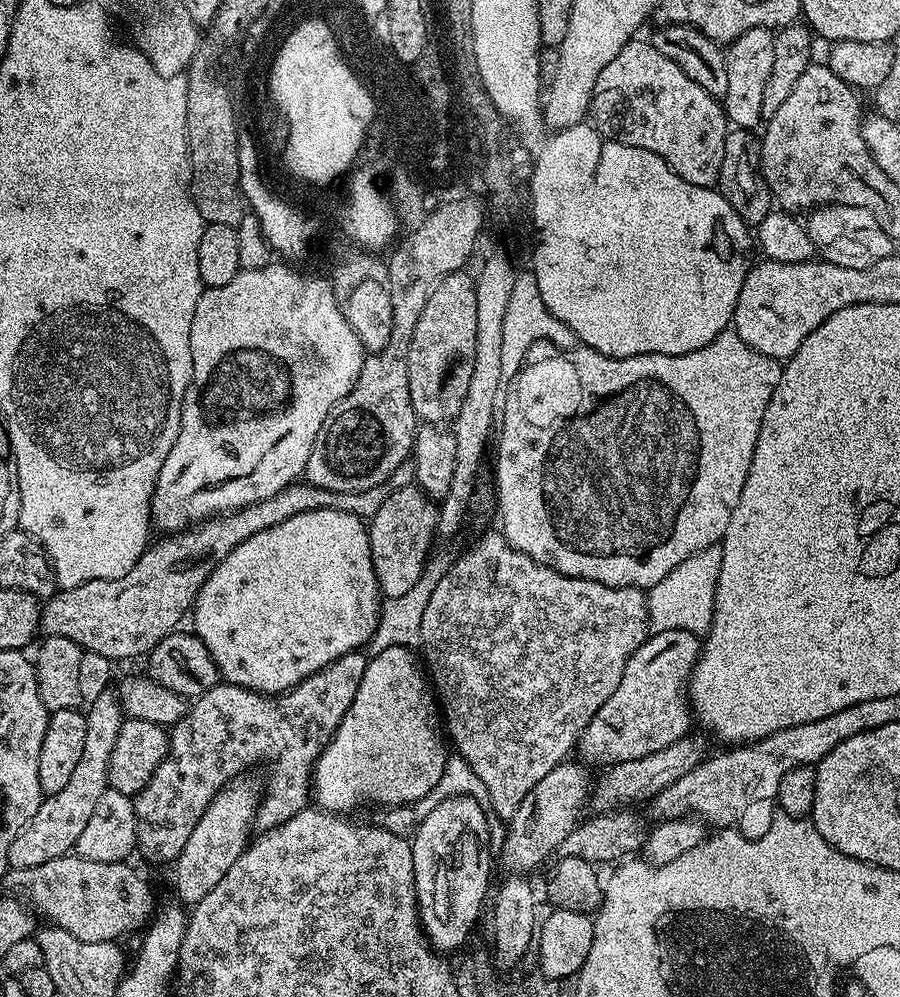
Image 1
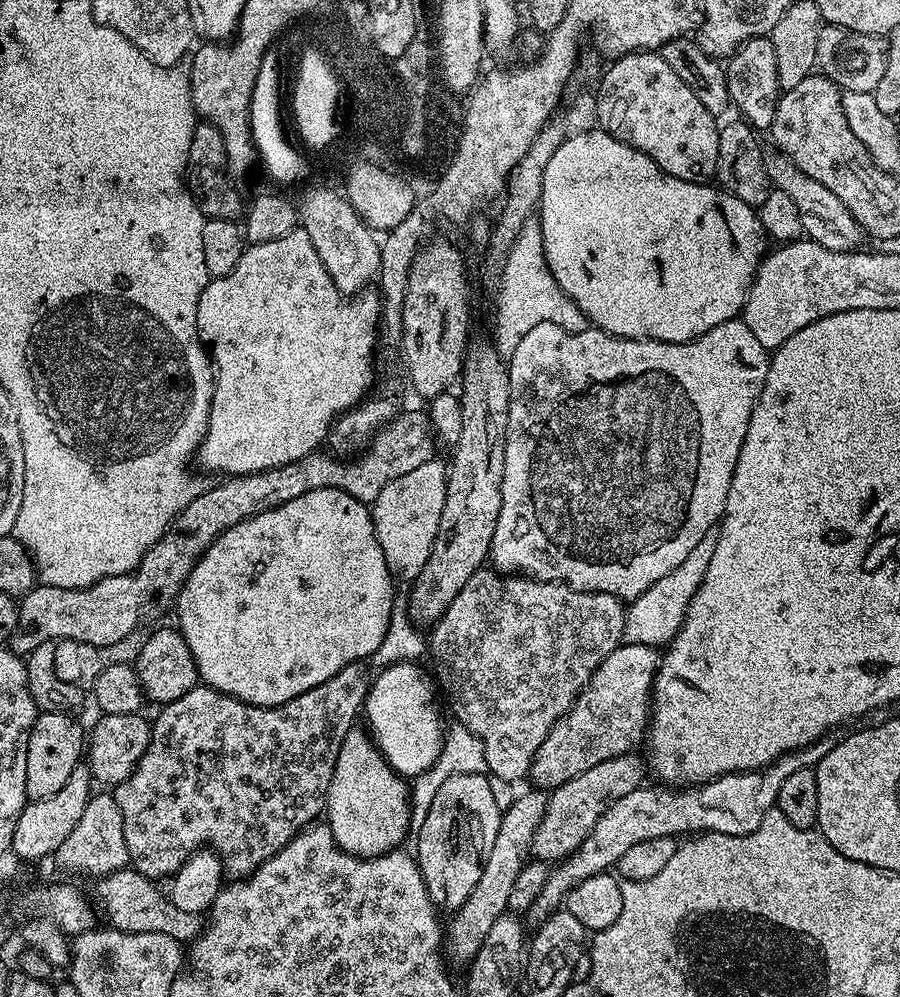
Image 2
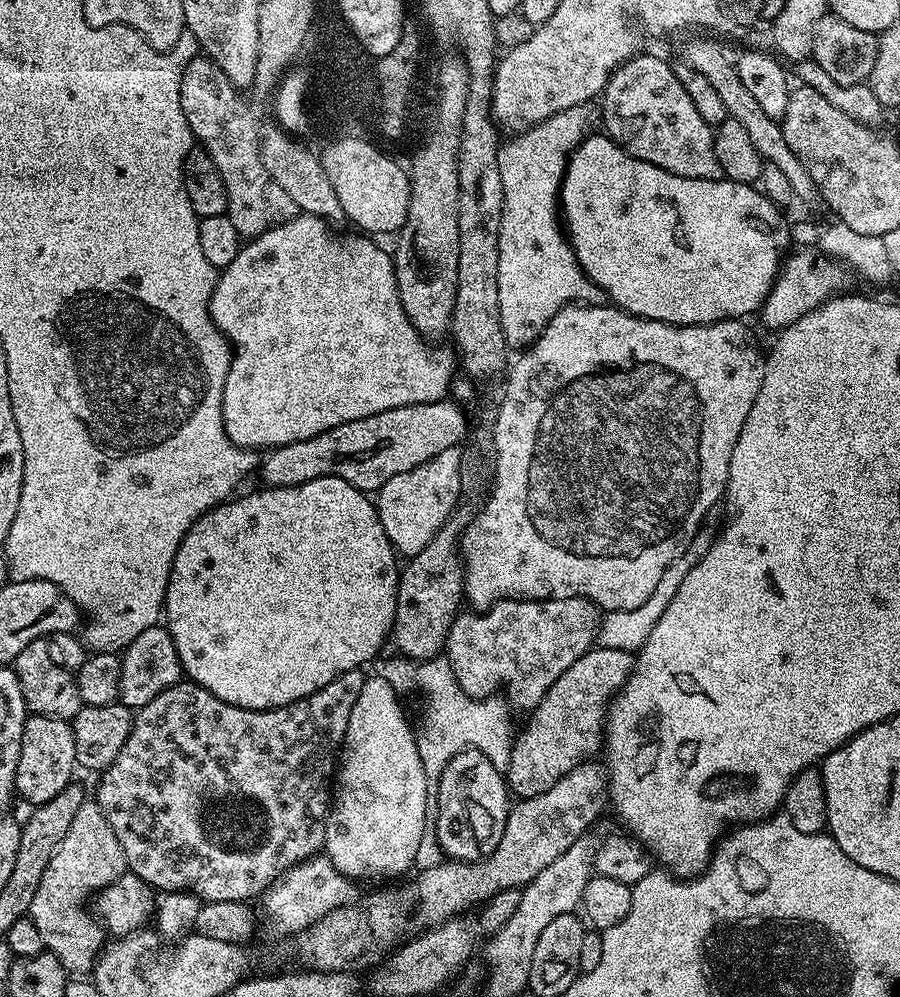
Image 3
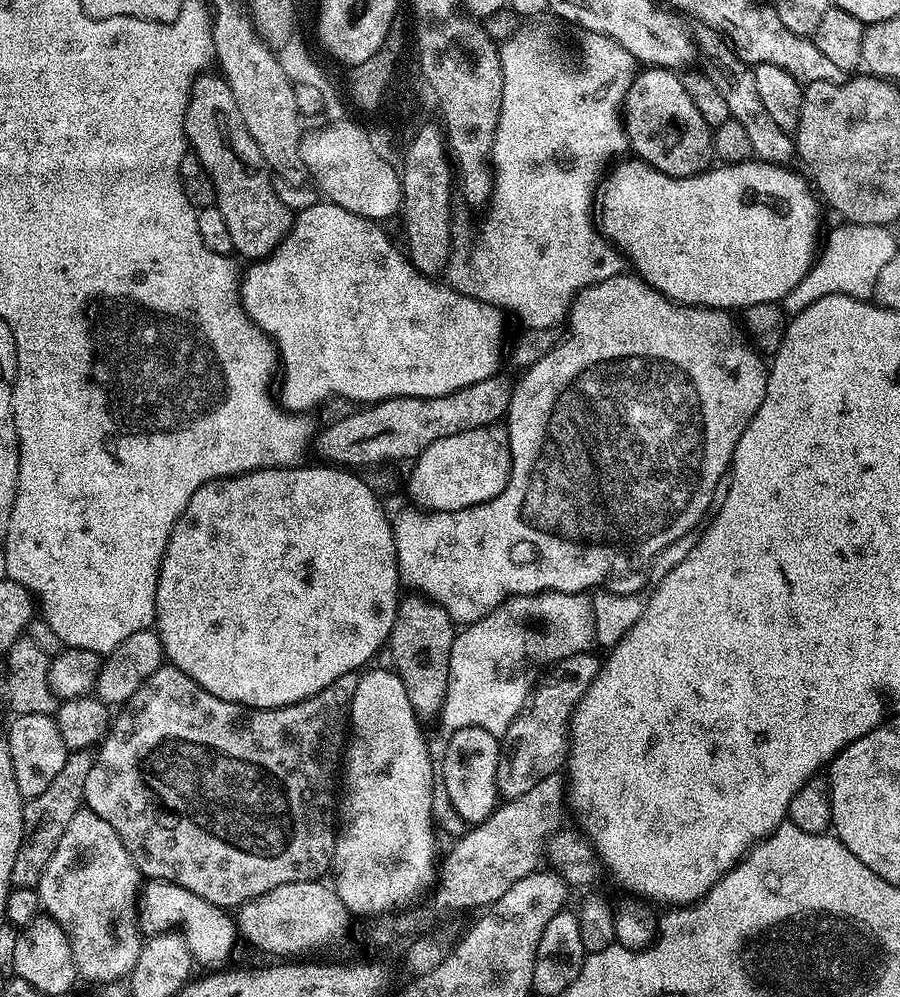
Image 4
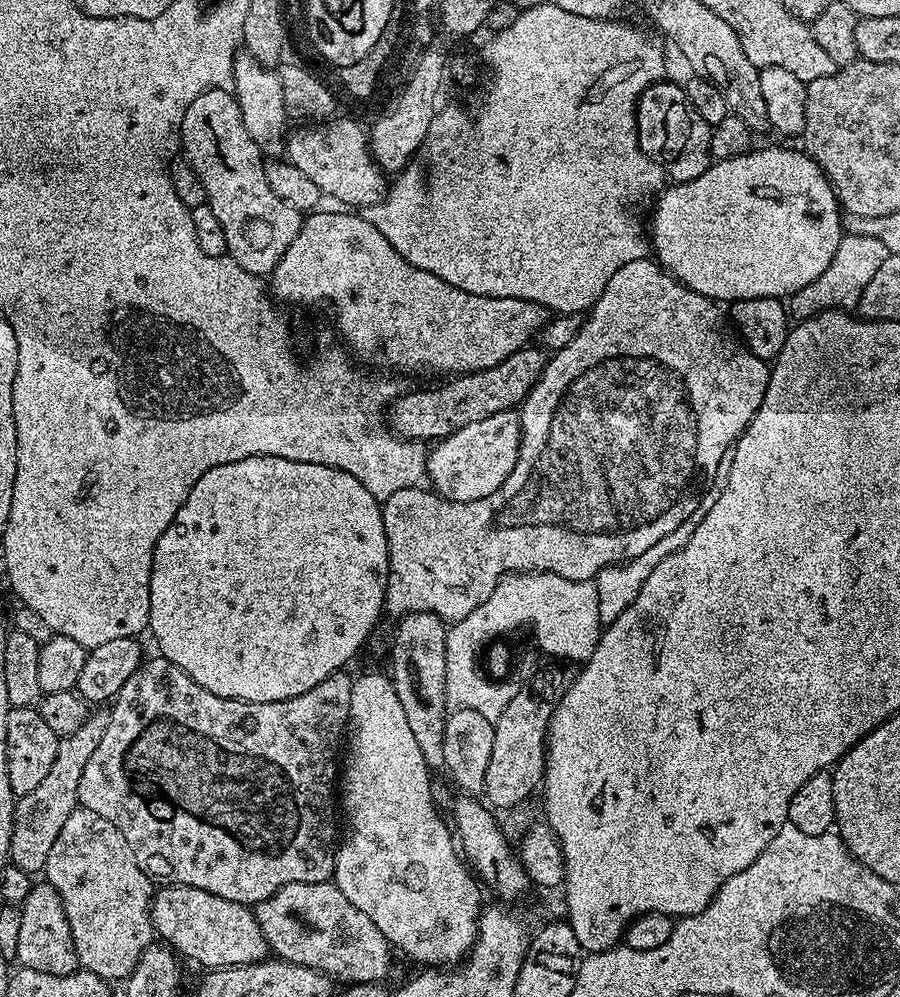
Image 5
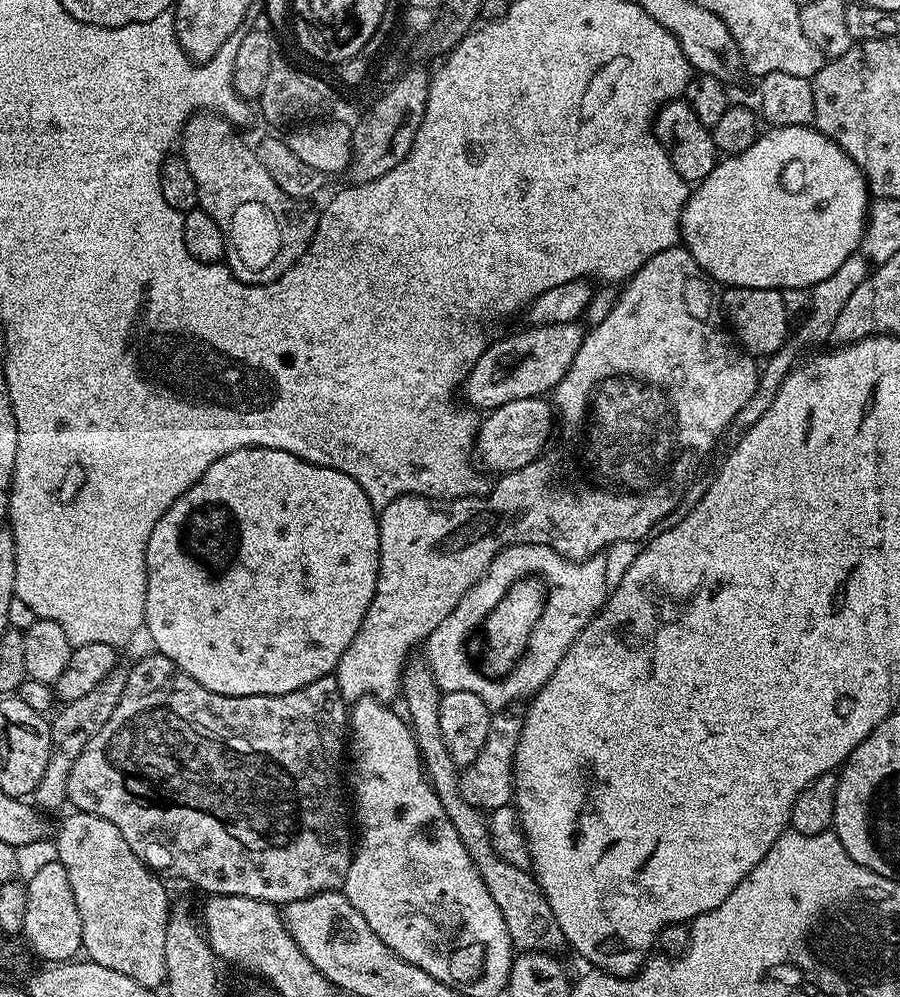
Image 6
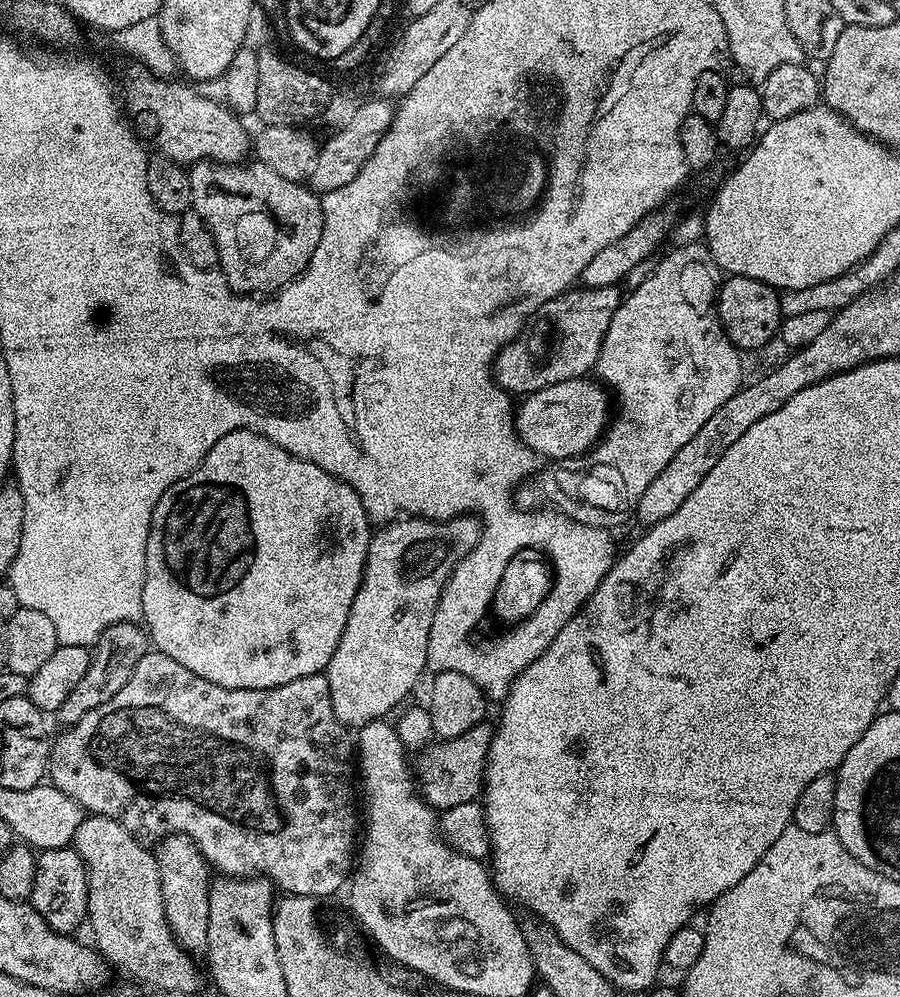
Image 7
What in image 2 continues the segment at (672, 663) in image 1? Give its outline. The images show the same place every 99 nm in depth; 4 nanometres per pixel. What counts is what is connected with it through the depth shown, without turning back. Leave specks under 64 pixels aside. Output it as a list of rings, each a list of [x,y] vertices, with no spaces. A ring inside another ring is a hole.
[[[648,642],[628,643],[621,643],[597,666],[587,688],[572,703],[572,709],[546,734],[546,742],[538,746],[530,773],[537,789],[557,788],[570,778],[578,778],[582,770],[598,766],[598,762],[627,756],[639,740],[641,743],[645,739],[650,727],[652,684],[660,668],[661,653]]]

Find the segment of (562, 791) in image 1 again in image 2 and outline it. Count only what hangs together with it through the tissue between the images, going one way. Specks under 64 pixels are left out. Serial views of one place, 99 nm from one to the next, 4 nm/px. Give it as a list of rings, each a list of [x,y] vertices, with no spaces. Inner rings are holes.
[[[543,791],[524,792],[512,805],[503,809],[498,838],[494,838],[494,846],[490,846],[490,854],[484,858],[482,874],[478,878],[478,886],[470,890],[470,898],[462,904],[458,911],[451,913],[446,924],[446,935],[442,944],[446,949],[449,961],[467,965],[478,954],[482,942],[486,942],[486,934],[490,934],[490,926],[498,922],[498,918],[508,912],[510,890],[514,890],[514,882],[523,870],[530,856],[534,830],[538,830],[538,822],[542,822],[542,814],[548,805],[548,796]]]

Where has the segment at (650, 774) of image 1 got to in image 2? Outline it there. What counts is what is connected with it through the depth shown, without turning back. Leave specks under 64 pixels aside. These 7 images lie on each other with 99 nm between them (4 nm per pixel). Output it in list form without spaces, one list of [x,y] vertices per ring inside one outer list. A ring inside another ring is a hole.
[[[629,754],[598,762],[598,766],[590,766],[590,770],[582,770],[578,778],[570,778],[562,786],[551,789],[542,822],[538,822],[538,830],[534,830],[531,855],[545,862],[559,862],[571,856],[594,830],[594,822],[598,822],[618,798],[626,798],[626,794],[645,783],[644,772],[646,776],[645,761]]]

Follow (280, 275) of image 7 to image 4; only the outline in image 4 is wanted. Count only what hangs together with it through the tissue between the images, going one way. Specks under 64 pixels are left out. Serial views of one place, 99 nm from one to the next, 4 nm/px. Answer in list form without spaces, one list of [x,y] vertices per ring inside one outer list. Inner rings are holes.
[[[201,74],[192,83],[192,91],[188,93],[184,129],[188,135],[188,146],[202,162],[206,174],[214,182],[216,203],[214,207],[222,210],[222,218],[226,218],[226,227],[230,229],[230,238],[234,242],[234,252],[238,257],[245,256],[245,261],[255,262],[269,256],[282,242],[284,235],[292,226],[293,209],[287,208],[276,196],[276,185],[273,173],[262,158],[262,150],[258,150],[258,142],[250,138],[250,130],[246,130],[246,122],[242,122],[242,114],[238,114],[238,102],[234,102],[234,94],[230,94],[230,86],[219,74]]]

